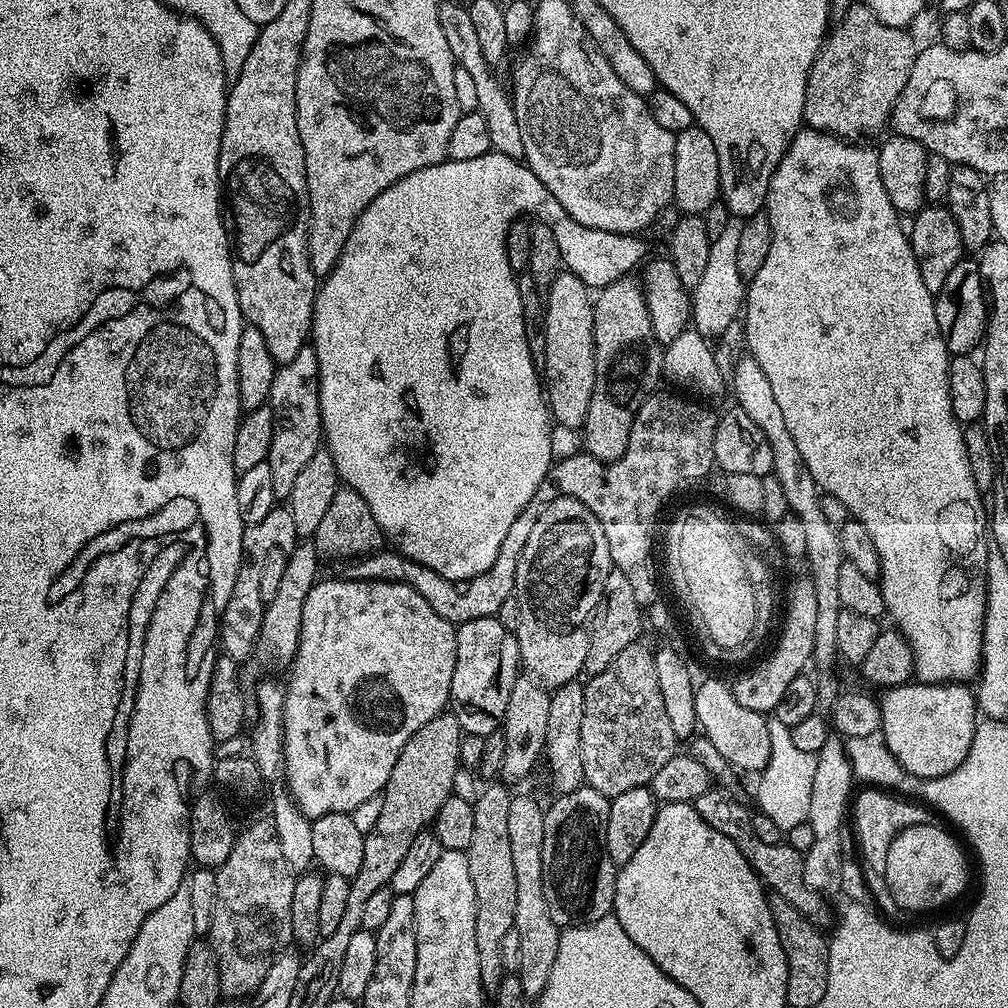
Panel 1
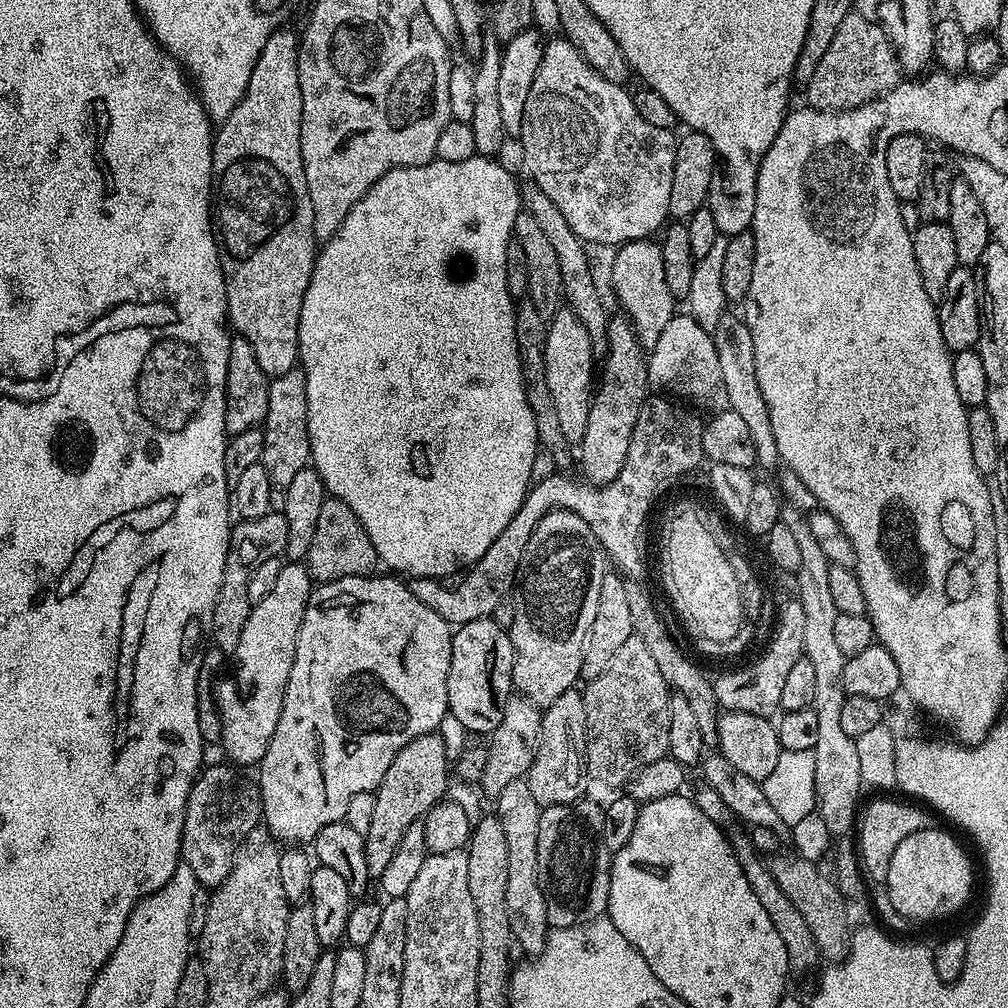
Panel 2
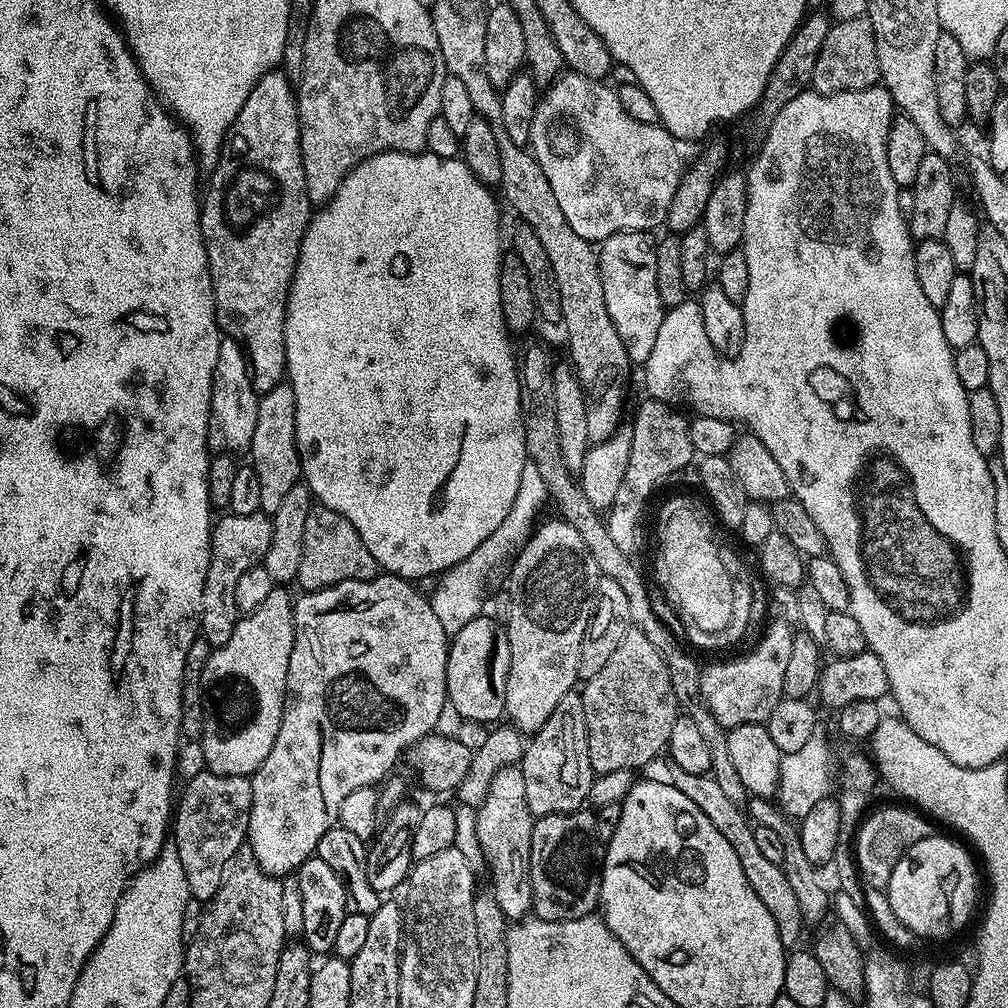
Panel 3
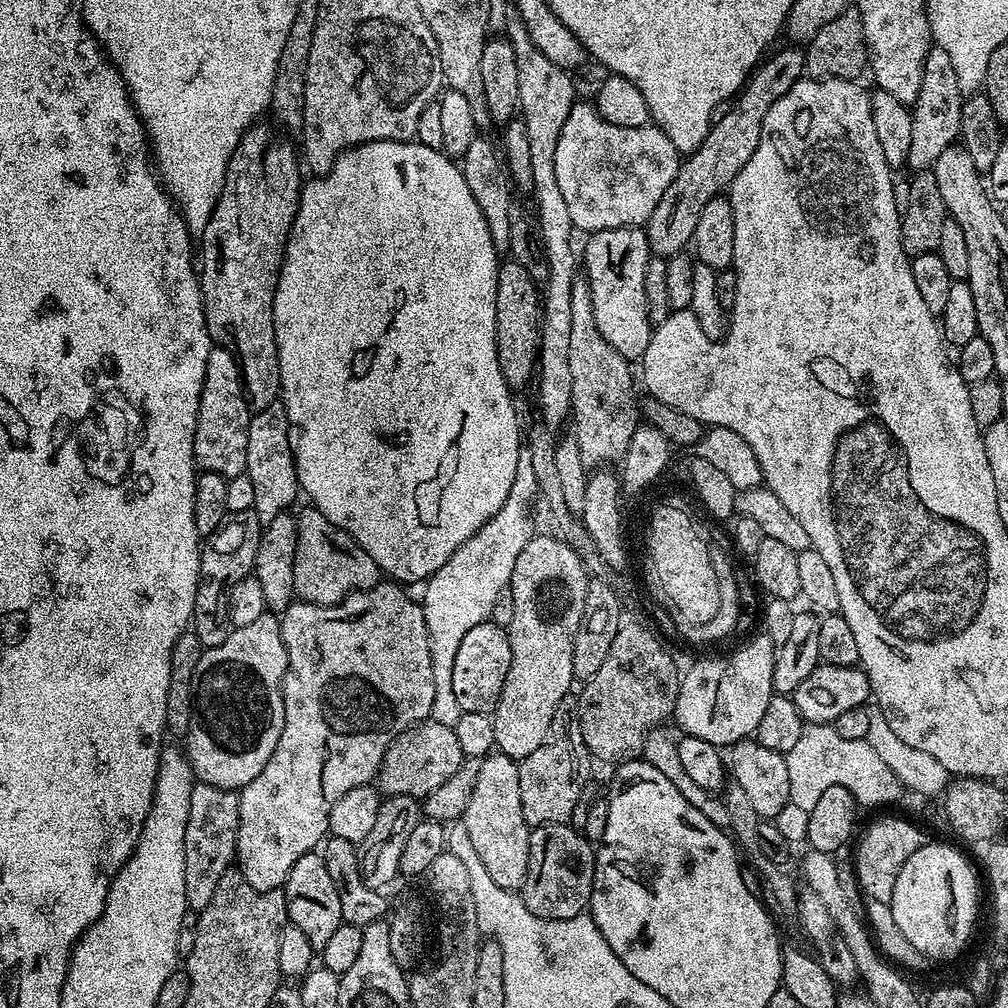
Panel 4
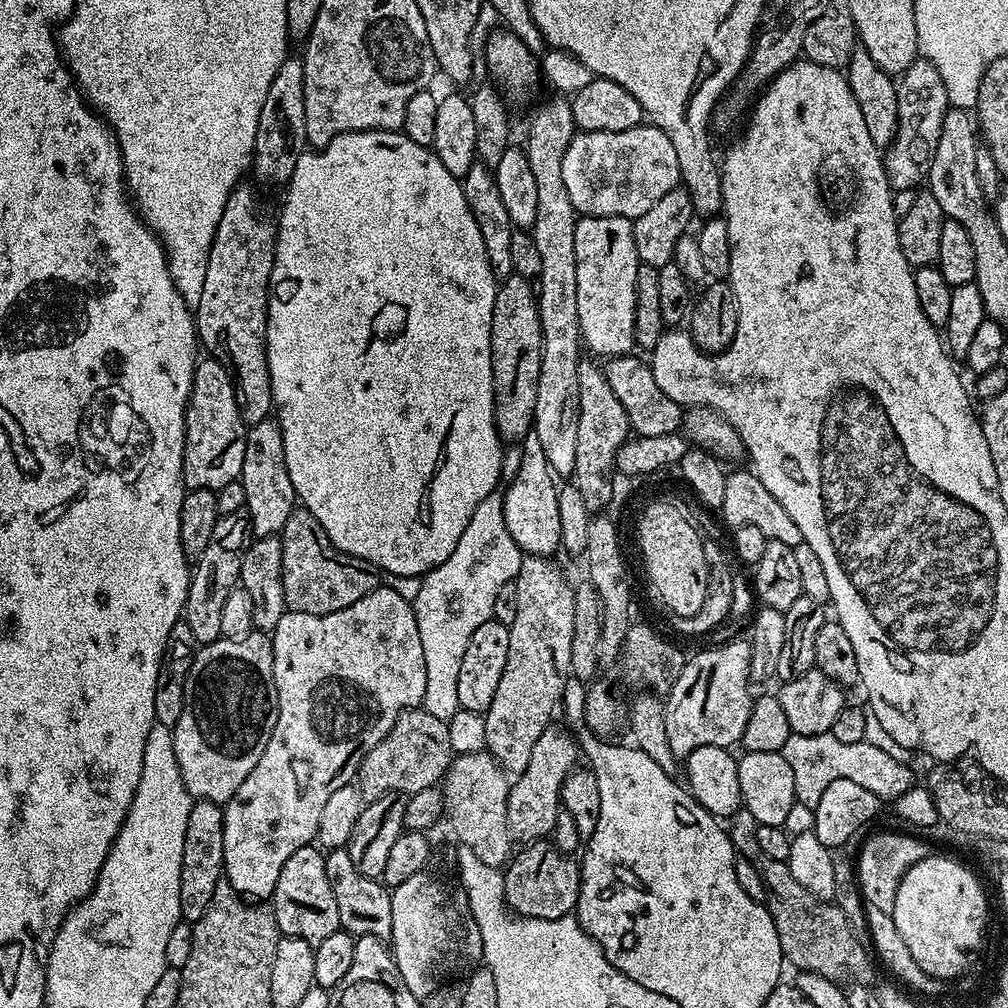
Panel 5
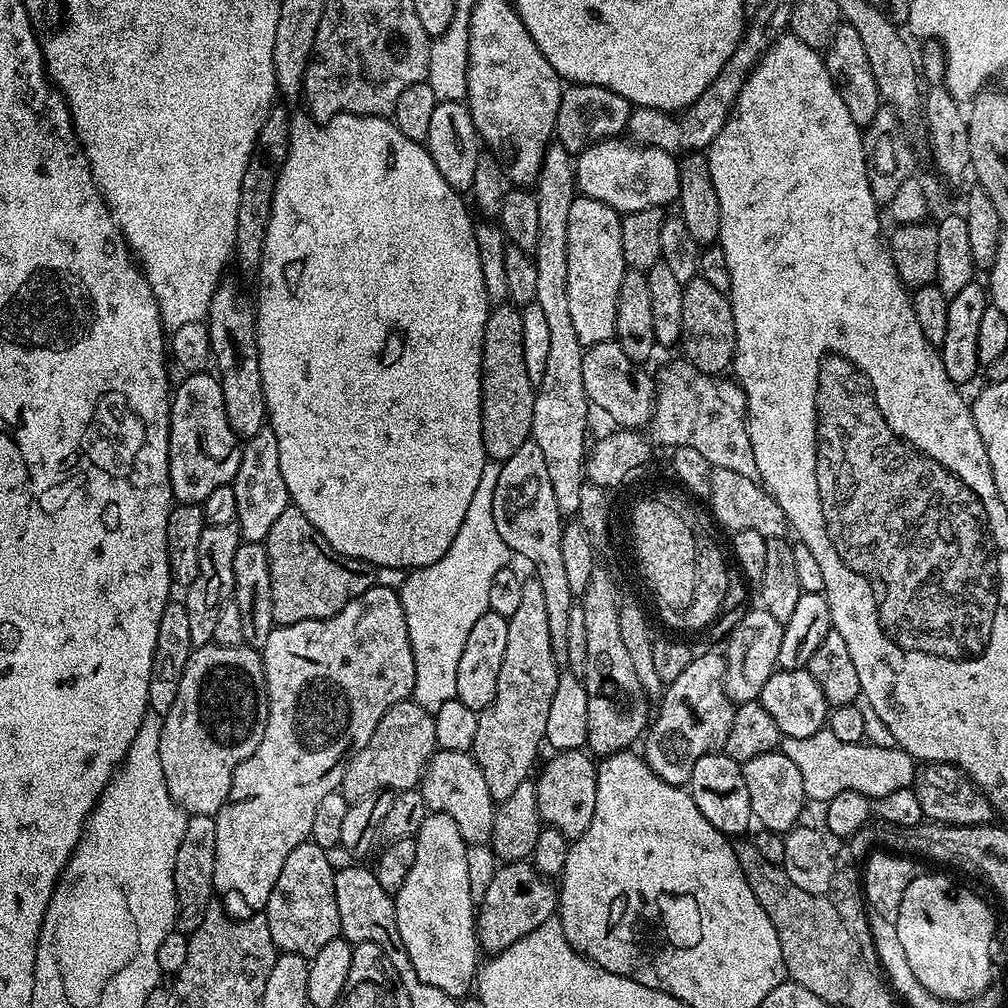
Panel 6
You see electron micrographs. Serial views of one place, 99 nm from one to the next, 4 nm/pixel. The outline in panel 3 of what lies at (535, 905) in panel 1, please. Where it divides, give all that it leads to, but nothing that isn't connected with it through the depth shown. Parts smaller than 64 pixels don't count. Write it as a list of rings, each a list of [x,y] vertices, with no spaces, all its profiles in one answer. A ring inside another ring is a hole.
[[[519,766],[503,768],[494,774],[494,782],[490,782],[490,790],[486,793],[486,802],[476,809],[478,822],[478,842],[484,851],[484,860],[492,871],[492,897],[502,906],[502,914],[509,921],[519,922],[532,912],[532,879],[530,878],[530,846],[532,845],[532,825],[534,817],[526,802],[526,778],[522,778]]]

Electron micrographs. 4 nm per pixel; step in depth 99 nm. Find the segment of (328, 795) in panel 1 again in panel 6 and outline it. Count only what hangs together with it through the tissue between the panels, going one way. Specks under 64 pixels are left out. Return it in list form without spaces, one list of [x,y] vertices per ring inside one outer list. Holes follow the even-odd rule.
[[[373,586],[370,590],[366,590],[366,594],[346,602],[346,606],[330,618],[282,624],[273,627],[270,638],[266,638],[262,649],[264,677],[268,687],[266,730],[262,734],[262,742],[258,742],[258,750],[254,750],[254,754],[250,754],[250,758],[246,758],[246,762],[242,762],[234,770],[234,782],[230,786],[228,801],[215,815],[218,826],[218,835],[214,841],[215,895],[217,897],[224,896],[225,905],[223,904],[223,907],[237,918],[243,917],[245,914],[260,914],[267,909],[268,899],[274,890],[274,882],[278,882],[278,874],[282,874],[282,866],[286,863],[286,858],[290,858],[290,850],[294,850],[311,837],[314,814],[318,811],[318,802],[322,802],[322,798],[326,798],[326,794],[339,789],[348,764],[373,737],[374,730],[378,730],[378,722],[382,722],[382,714],[386,714],[386,710],[390,706],[411,697],[414,690],[414,650],[410,650],[410,634],[406,630],[406,614],[402,614],[399,591],[395,587],[380,587]]]

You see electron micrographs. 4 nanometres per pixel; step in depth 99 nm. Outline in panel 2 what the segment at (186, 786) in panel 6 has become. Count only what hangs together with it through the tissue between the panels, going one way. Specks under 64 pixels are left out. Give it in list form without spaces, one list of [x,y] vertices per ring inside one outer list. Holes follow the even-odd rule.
[[[281,563],[278,579],[270,594],[266,594],[262,602],[252,605],[242,638],[230,653],[228,673],[215,681],[214,699],[222,722],[220,744],[229,756],[225,757],[233,765],[259,765],[266,754],[266,746],[270,746],[270,738],[274,738],[274,726],[278,726],[278,718],[282,714],[290,666],[294,666],[294,650],[298,630],[302,626],[302,614],[306,614],[306,602],[310,602],[313,587],[314,581],[307,563]]]

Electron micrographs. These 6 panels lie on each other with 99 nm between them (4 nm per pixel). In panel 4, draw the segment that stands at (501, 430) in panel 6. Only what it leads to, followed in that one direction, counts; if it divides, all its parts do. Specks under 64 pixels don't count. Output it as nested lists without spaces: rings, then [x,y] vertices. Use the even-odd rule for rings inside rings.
[[[511,258],[505,259],[500,265],[498,270],[498,290],[496,291],[496,345],[498,346],[498,364],[502,366],[502,374],[504,375],[504,381],[508,384],[509,388],[513,390],[519,390],[524,388],[528,384],[528,379],[533,379],[534,373],[538,368],[538,357],[540,355],[540,321],[542,319],[542,292],[538,287],[538,283],[534,278],[526,272],[525,267],[520,266],[518,262]]]

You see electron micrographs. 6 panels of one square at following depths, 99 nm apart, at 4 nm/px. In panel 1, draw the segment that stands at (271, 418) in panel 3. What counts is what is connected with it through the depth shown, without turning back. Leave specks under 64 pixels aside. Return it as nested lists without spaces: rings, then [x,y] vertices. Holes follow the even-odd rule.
[[[310,346],[298,350],[291,362],[279,365],[270,386],[268,404],[274,414],[274,438],[270,438],[270,454],[266,463],[272,472],[272,484],[277,501],[287,501],[294,481],[306,462],[321,451],[324,427],[320,413],[320,371],[316,351]]]

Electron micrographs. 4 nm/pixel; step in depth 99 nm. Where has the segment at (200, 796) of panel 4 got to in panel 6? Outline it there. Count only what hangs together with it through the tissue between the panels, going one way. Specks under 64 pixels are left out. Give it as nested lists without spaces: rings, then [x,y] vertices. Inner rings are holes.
[[[198,814],[188,816],[186,834],[182,834],[182,846],[178,846],[178,858],[174,858],[174,890],[176,891],[175,931],[191,934],[202,926],[209,908],[214,904],[214,841],[218,835],[215,816]]]

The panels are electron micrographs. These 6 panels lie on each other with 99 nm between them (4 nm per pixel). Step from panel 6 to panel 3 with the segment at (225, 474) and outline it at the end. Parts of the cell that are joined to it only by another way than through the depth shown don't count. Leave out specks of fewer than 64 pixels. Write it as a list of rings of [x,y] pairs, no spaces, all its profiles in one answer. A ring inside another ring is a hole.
[[[221,339],[218,346],[218,366],[214,366],[212,401],[208,423],[208,447],[216,454],[247,453],[252,446],[254,426],[258,422],[258,393],[252,385],[252,374],[244,347],[237,340]]]

